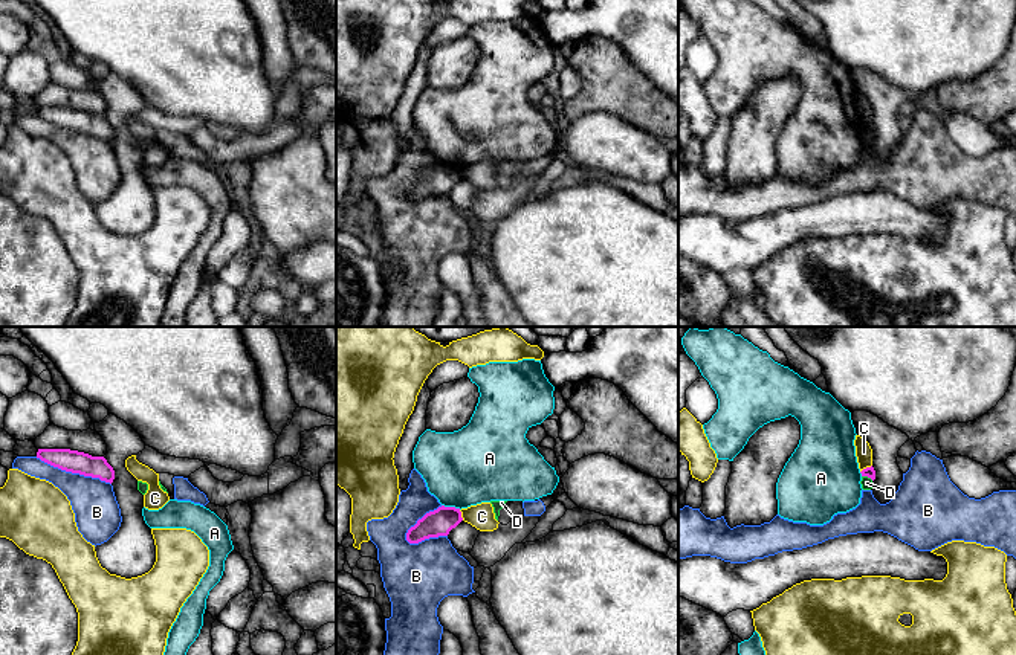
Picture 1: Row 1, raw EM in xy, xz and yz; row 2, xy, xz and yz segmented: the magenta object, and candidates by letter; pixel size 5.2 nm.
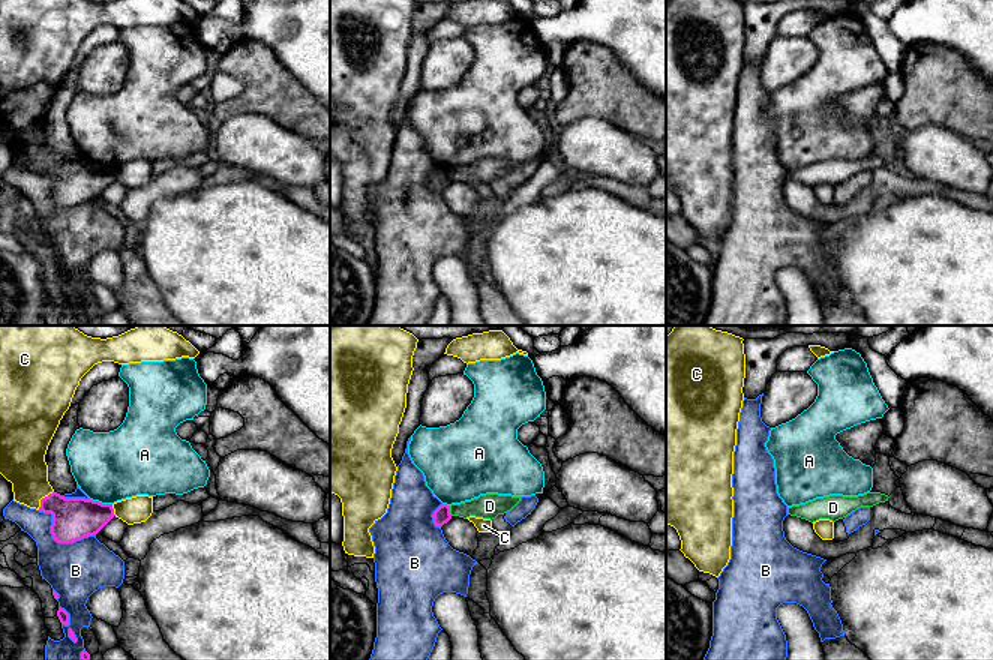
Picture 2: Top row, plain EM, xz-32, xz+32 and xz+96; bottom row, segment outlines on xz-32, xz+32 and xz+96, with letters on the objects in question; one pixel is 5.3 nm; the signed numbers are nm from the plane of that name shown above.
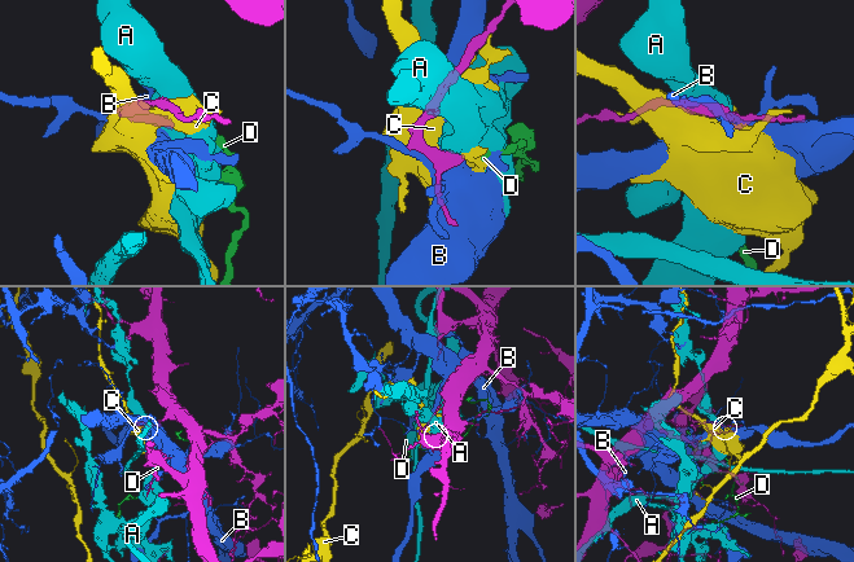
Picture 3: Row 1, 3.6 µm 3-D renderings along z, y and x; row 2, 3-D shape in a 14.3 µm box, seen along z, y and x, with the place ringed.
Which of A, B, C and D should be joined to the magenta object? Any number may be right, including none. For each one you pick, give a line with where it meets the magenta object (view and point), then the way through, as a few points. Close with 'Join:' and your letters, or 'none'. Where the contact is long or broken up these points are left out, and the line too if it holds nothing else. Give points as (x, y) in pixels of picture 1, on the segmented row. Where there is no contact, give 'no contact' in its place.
Join: none

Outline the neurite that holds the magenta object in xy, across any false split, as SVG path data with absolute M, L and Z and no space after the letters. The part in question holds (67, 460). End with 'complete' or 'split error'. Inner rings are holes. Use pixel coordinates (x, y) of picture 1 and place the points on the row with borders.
M38 449L37 458L66 472L113 482L115 470L104 457L92 457L70 449Z; complete

